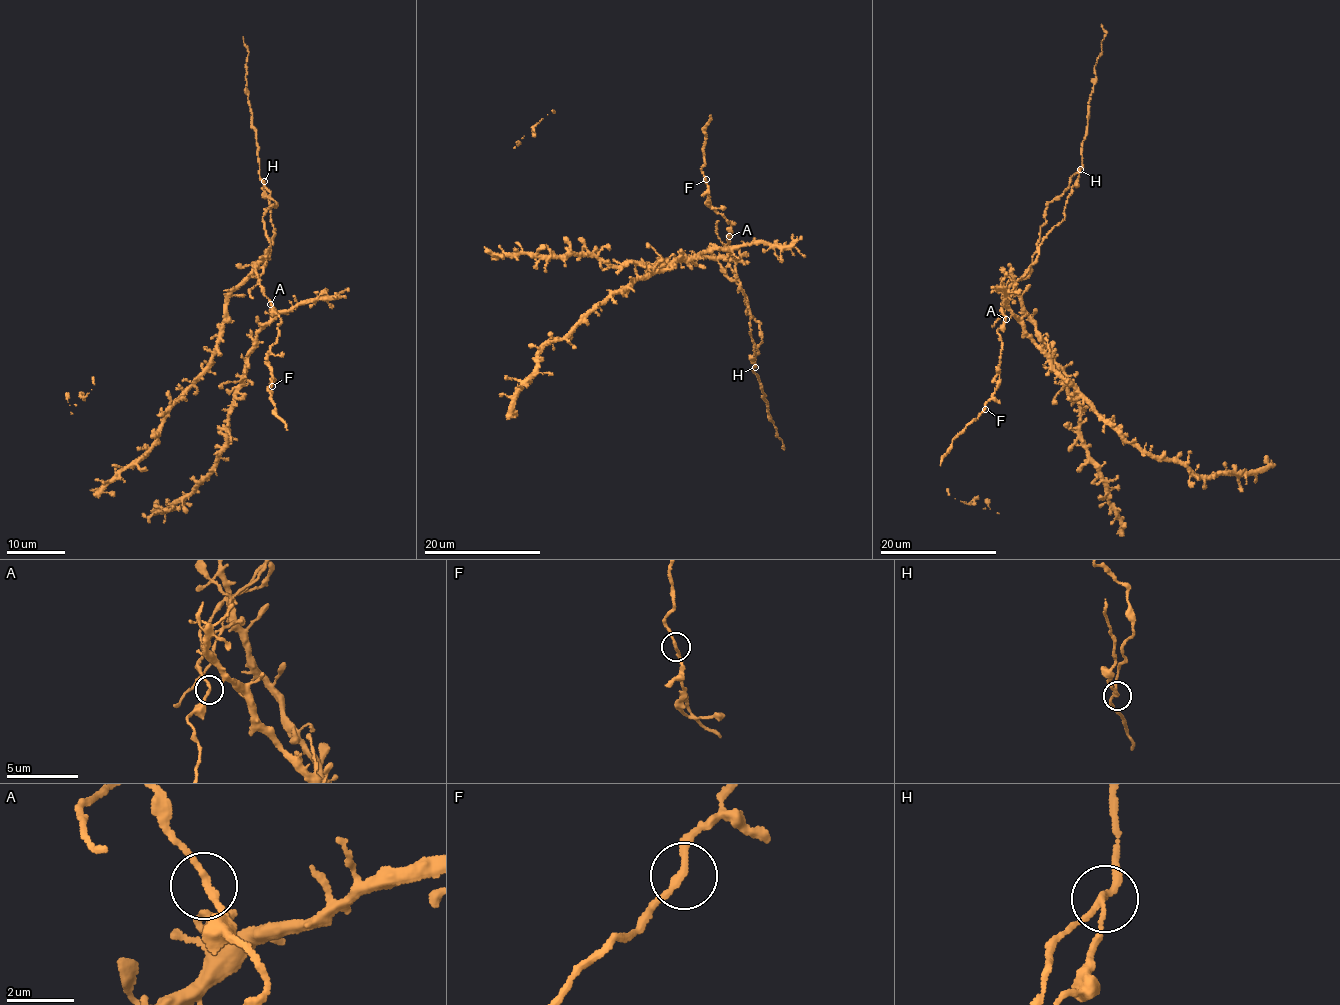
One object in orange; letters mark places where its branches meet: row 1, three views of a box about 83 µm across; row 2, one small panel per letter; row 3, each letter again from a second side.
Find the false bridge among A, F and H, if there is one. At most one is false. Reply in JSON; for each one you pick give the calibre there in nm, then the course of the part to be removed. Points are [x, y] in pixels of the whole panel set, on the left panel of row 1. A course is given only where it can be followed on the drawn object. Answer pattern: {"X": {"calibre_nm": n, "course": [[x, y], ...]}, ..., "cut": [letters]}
{"H": {"calibre_nm": 160, "course": [[263, 182], [264, 195], [268, 198], [274, 229], [273, 242], [259, 284], [249, 293], [253, 298]]}, "cut": ["H"]}

